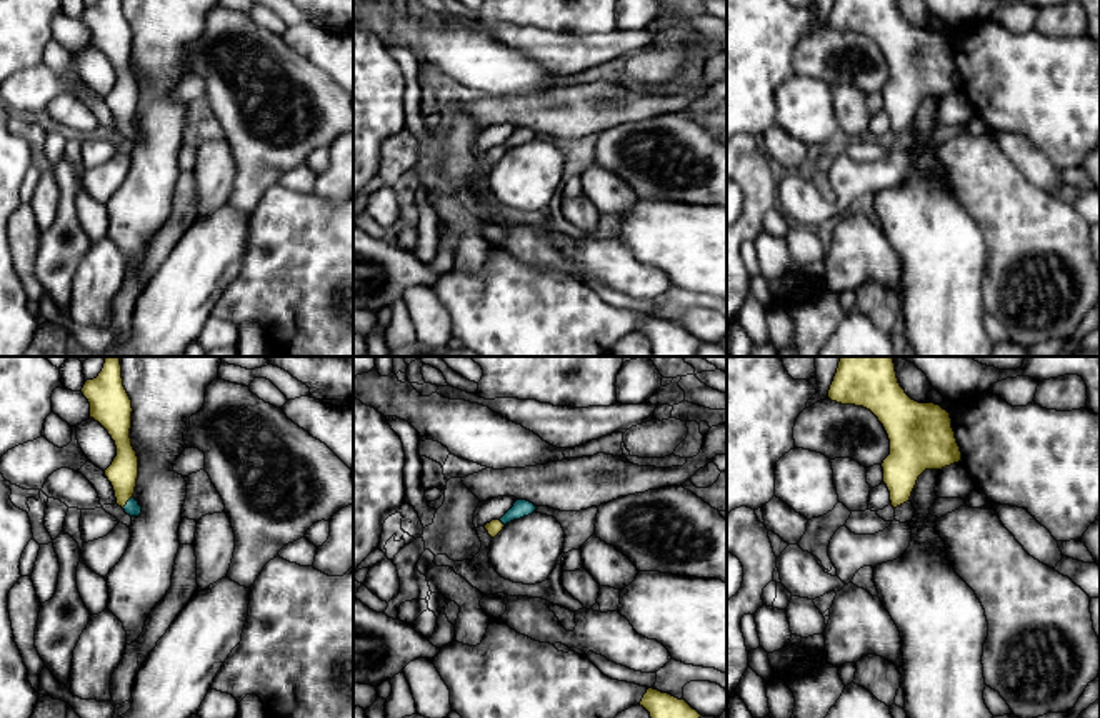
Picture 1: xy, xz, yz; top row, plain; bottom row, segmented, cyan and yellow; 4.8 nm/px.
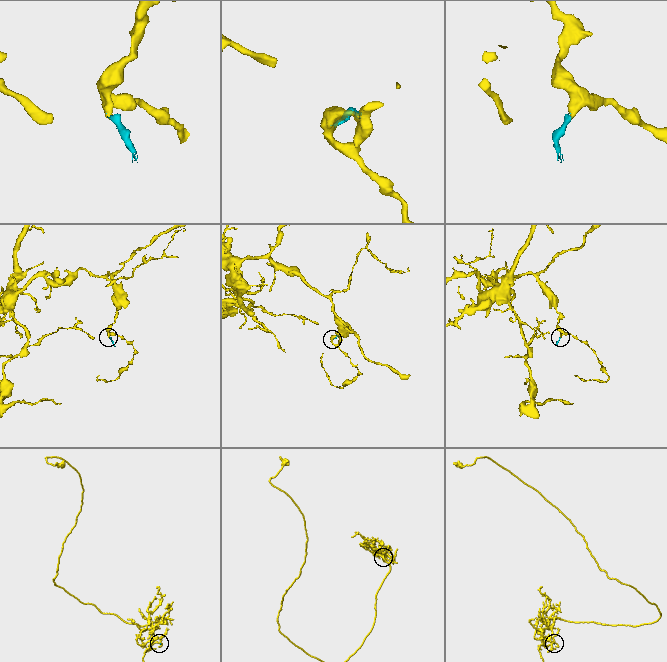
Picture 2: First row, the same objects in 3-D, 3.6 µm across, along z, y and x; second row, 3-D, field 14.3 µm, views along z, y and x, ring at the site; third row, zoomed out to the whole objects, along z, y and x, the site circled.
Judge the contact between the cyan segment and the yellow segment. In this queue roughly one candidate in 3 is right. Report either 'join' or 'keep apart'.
join

